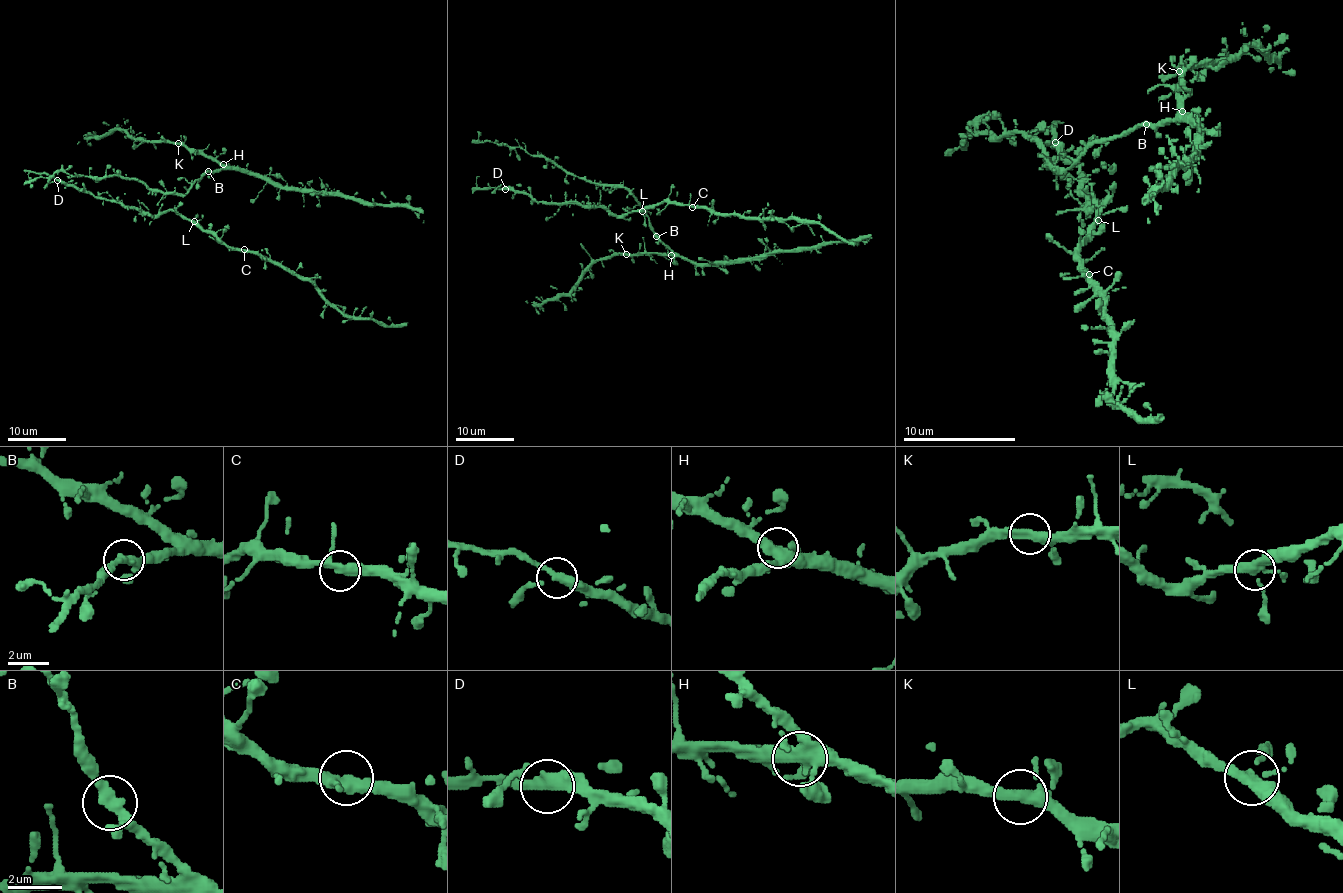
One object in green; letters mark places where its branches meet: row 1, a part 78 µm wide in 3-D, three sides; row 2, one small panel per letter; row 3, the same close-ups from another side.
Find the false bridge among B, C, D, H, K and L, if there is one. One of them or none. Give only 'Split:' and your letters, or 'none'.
Split: none

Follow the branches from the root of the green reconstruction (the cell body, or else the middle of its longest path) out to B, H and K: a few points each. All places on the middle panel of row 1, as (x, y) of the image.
B: (605, 191), (626, 188), (645, 210), (649, 226), (656, 236)
H: (605, 191), (626, 188), (645, 210), (655, 236), (671, 255)
K: (605, 191), (626, 188), (645, 210), (649, 226), (670, 254), (626, 254)

